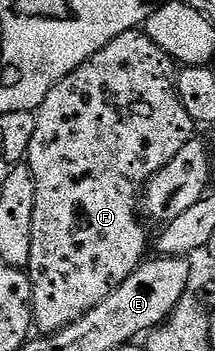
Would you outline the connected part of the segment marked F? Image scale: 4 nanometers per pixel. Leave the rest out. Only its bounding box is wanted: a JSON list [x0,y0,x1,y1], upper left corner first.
[27,30,195,334]

